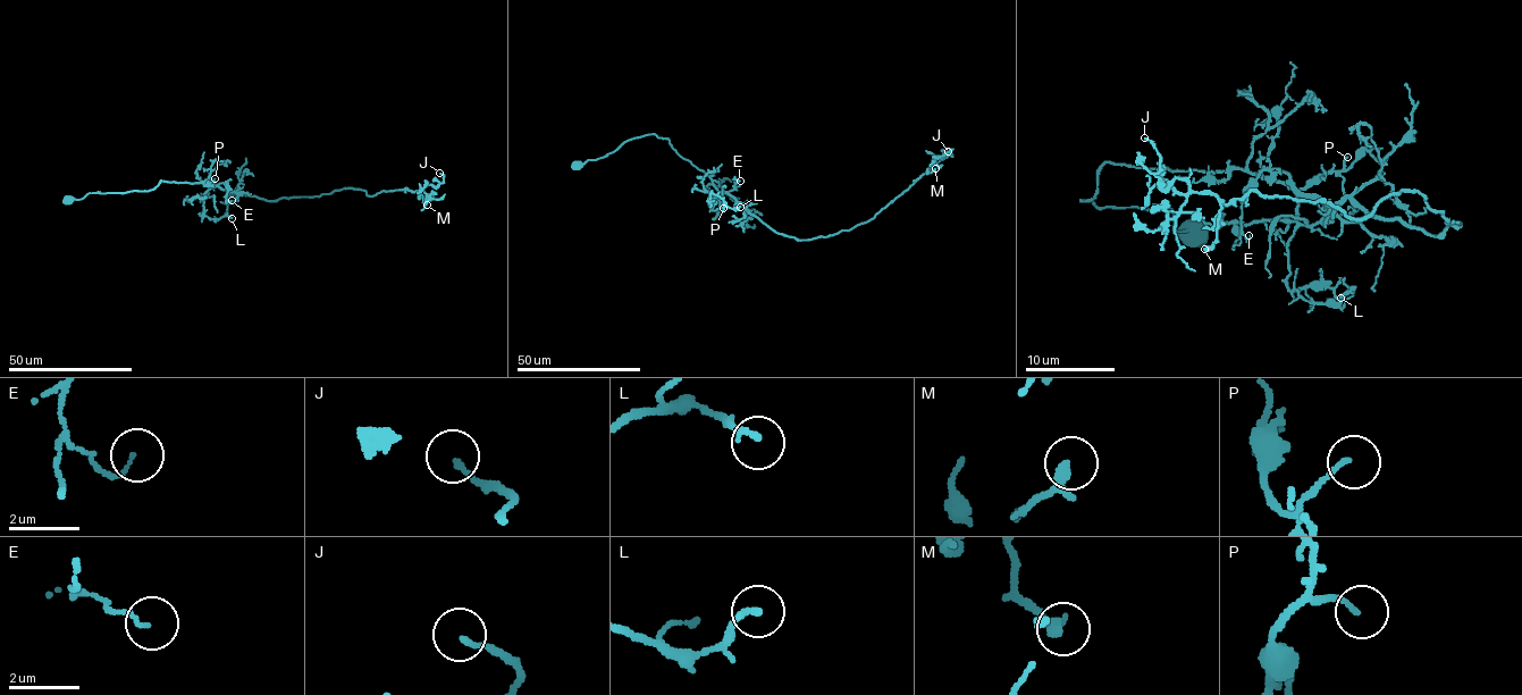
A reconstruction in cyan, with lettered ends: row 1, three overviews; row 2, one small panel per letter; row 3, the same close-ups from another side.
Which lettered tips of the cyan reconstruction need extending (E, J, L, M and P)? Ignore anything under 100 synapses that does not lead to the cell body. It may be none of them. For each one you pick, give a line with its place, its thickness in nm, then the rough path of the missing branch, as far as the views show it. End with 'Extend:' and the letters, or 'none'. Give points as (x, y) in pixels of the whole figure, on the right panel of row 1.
Extend: none

